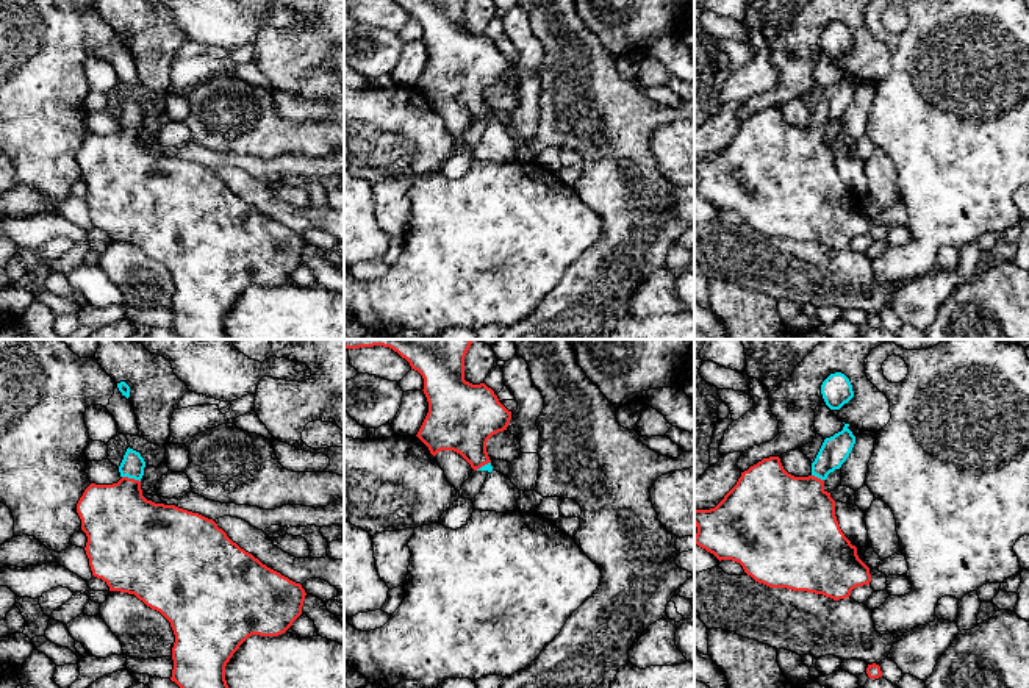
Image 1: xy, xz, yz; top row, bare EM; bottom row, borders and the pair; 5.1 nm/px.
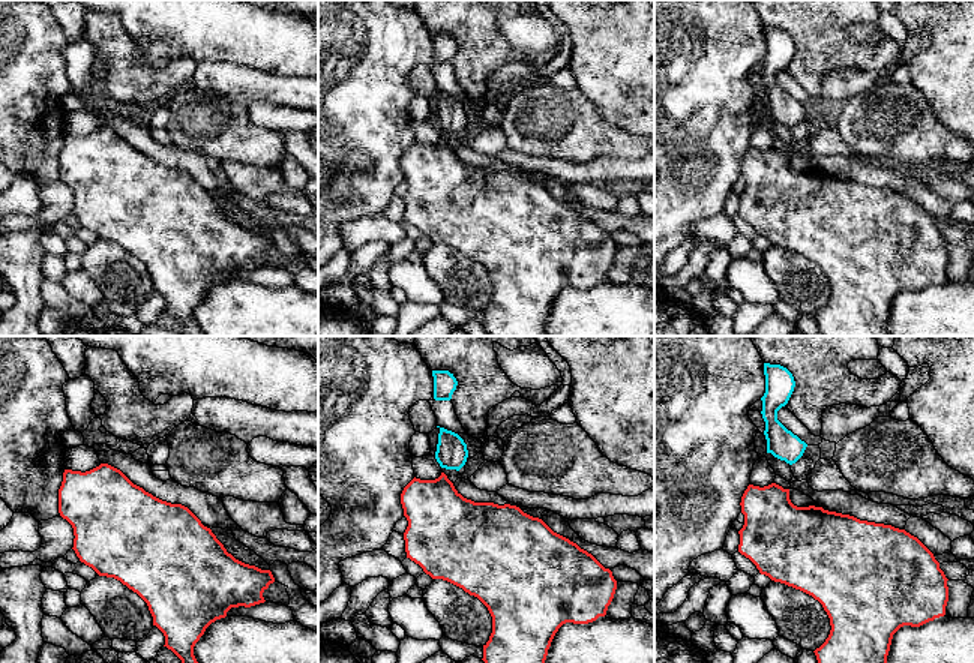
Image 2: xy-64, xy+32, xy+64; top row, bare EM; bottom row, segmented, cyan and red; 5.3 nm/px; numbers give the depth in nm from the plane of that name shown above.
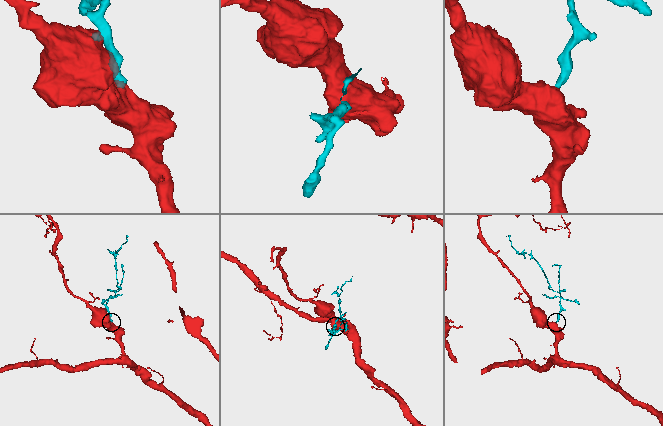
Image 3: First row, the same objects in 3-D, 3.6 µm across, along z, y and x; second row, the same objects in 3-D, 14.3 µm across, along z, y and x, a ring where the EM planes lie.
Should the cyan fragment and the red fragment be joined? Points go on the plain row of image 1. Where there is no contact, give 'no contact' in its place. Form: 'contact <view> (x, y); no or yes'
contact xy (132, 127); yes

